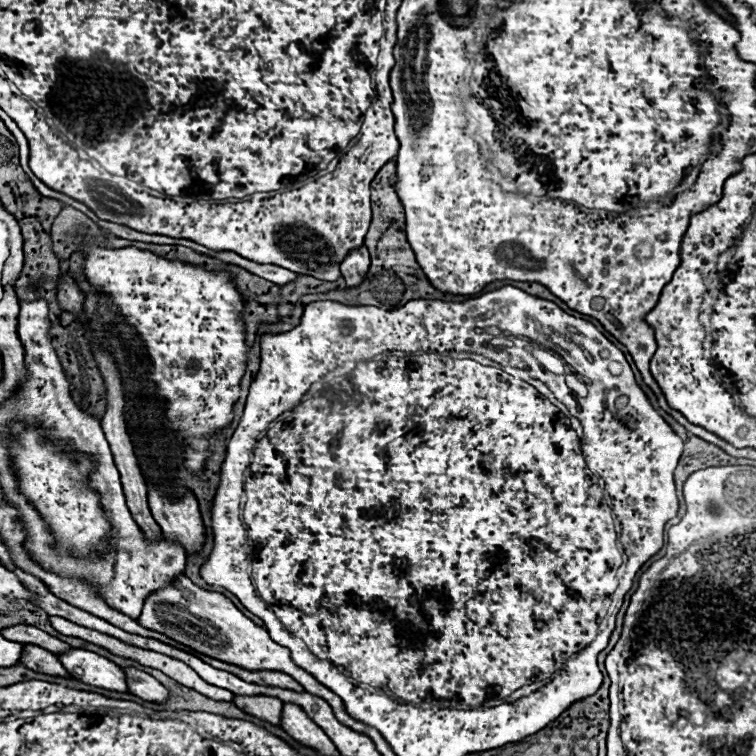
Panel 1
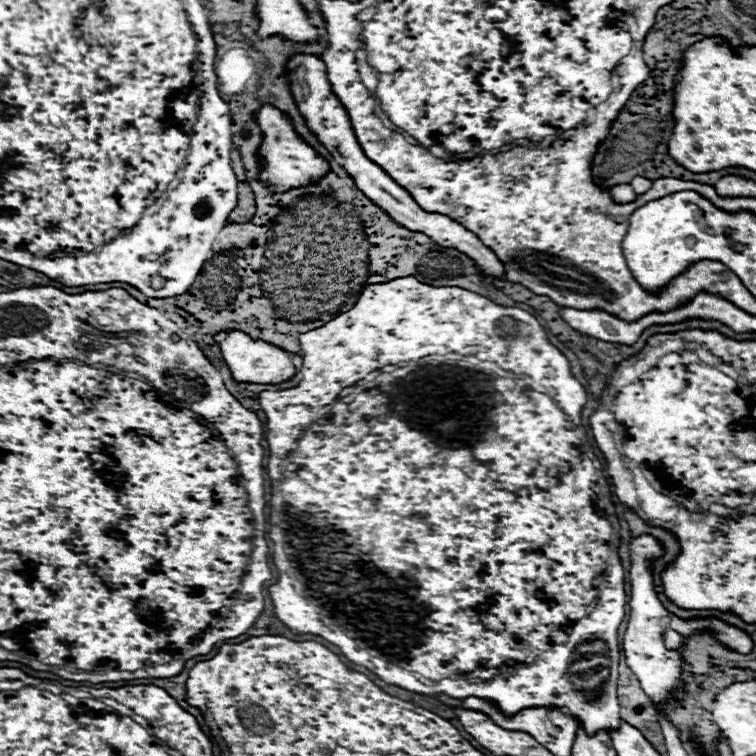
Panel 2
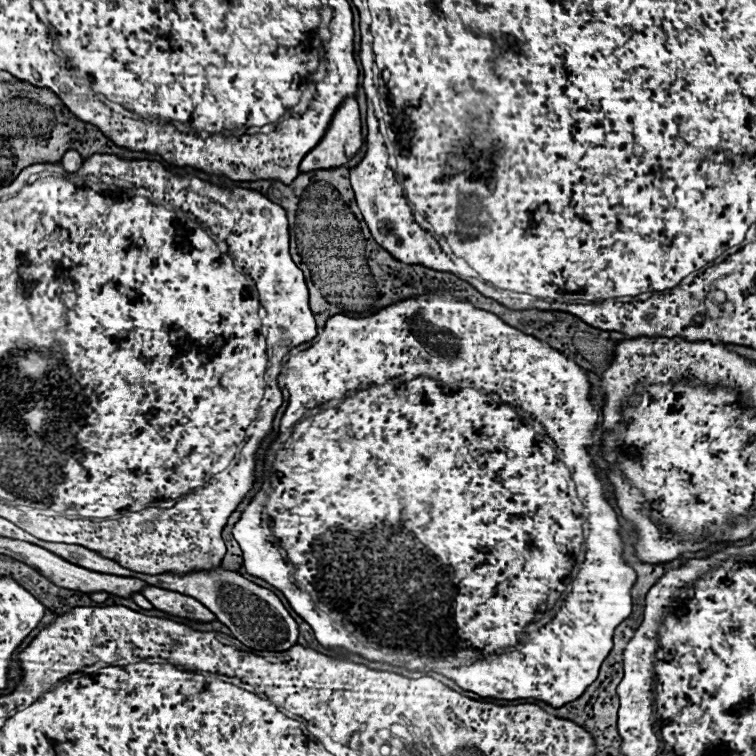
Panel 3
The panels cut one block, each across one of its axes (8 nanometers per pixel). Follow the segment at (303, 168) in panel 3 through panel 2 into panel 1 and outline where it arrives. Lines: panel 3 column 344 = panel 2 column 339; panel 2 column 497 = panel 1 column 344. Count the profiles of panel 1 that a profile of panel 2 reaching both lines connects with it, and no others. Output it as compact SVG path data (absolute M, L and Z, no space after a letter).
M364 246L350 250L346 254L346 258L342 260L342 264L340 264L340 272L342 272L346 284L348 286L360 284L360 280L366 278L368 264L370 264L370 254L368 254L368 250Z

